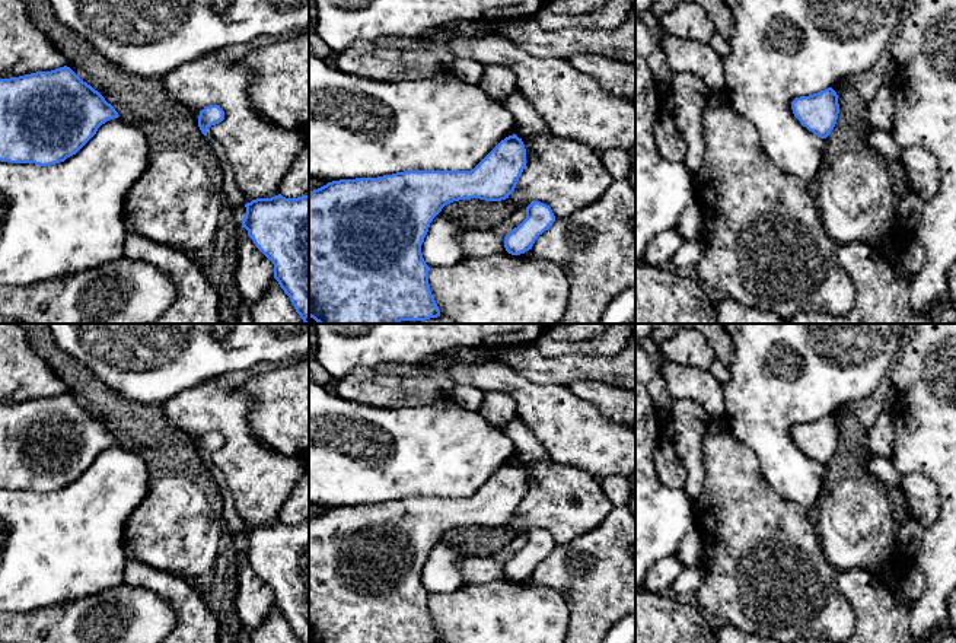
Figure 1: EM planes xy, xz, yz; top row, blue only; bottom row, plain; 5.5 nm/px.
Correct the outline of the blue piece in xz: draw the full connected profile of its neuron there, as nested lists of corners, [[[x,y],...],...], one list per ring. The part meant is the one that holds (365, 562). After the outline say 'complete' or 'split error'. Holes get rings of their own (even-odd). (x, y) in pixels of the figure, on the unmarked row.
[[[516,461],[501,467],[471,497],[405,497],[377,504],[328,509],[309,519],[309,643],[440,643],[428,611],[421,572],[430,550],[453,528],[501,528],[514,518],[526,493],[526,475]]] | complete

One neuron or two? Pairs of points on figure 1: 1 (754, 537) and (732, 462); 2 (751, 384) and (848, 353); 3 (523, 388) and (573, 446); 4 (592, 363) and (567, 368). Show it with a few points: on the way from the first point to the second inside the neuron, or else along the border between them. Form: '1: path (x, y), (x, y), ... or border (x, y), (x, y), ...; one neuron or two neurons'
1: path (741, 518), (736, 512), (733, 481); one neuron
2: path (776, 381), (803, 353), (824, 353); one neuron
3: path (537, 403), (566, 432); one neuron
4: path (586, 366), (573, 366); one neuron

